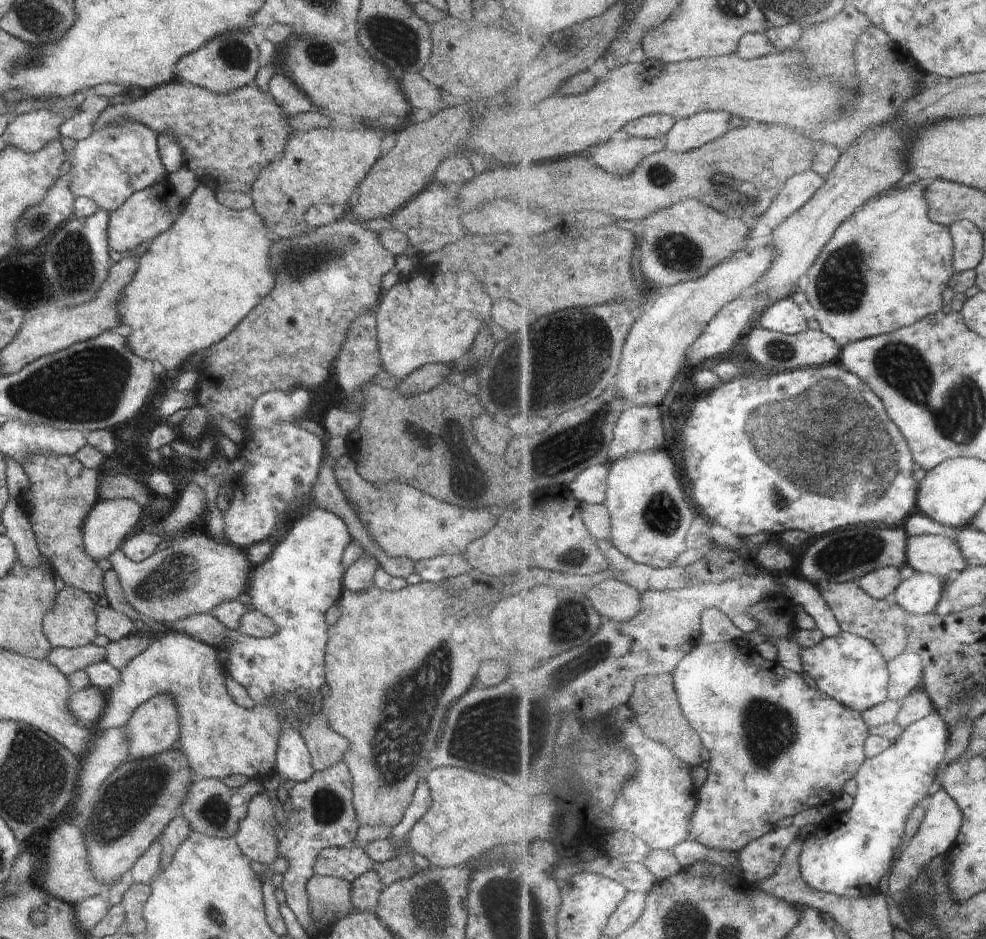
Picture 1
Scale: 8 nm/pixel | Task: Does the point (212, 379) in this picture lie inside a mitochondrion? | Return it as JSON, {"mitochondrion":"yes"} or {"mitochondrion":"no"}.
{"mitochondrion":"no"}

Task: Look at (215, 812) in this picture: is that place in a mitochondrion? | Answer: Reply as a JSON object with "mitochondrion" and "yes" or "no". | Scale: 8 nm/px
{"mitochondrion":"yes"}

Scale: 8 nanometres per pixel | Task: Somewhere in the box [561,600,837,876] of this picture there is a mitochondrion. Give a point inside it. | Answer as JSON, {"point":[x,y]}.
{"point":[771,731]}

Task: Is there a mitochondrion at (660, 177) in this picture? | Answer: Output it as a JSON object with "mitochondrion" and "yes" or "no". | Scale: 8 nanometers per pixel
{"mitochondrion":"yes"}

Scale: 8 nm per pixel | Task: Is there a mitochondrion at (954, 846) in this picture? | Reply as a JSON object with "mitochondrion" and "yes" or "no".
{"mitochondrion":"no"}

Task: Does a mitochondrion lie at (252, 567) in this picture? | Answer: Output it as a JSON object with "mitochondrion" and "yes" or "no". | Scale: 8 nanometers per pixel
{"mitochondrion":"no"}

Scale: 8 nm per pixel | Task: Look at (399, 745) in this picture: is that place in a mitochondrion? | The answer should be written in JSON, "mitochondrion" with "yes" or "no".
{"mitochondrion":"yes"}

